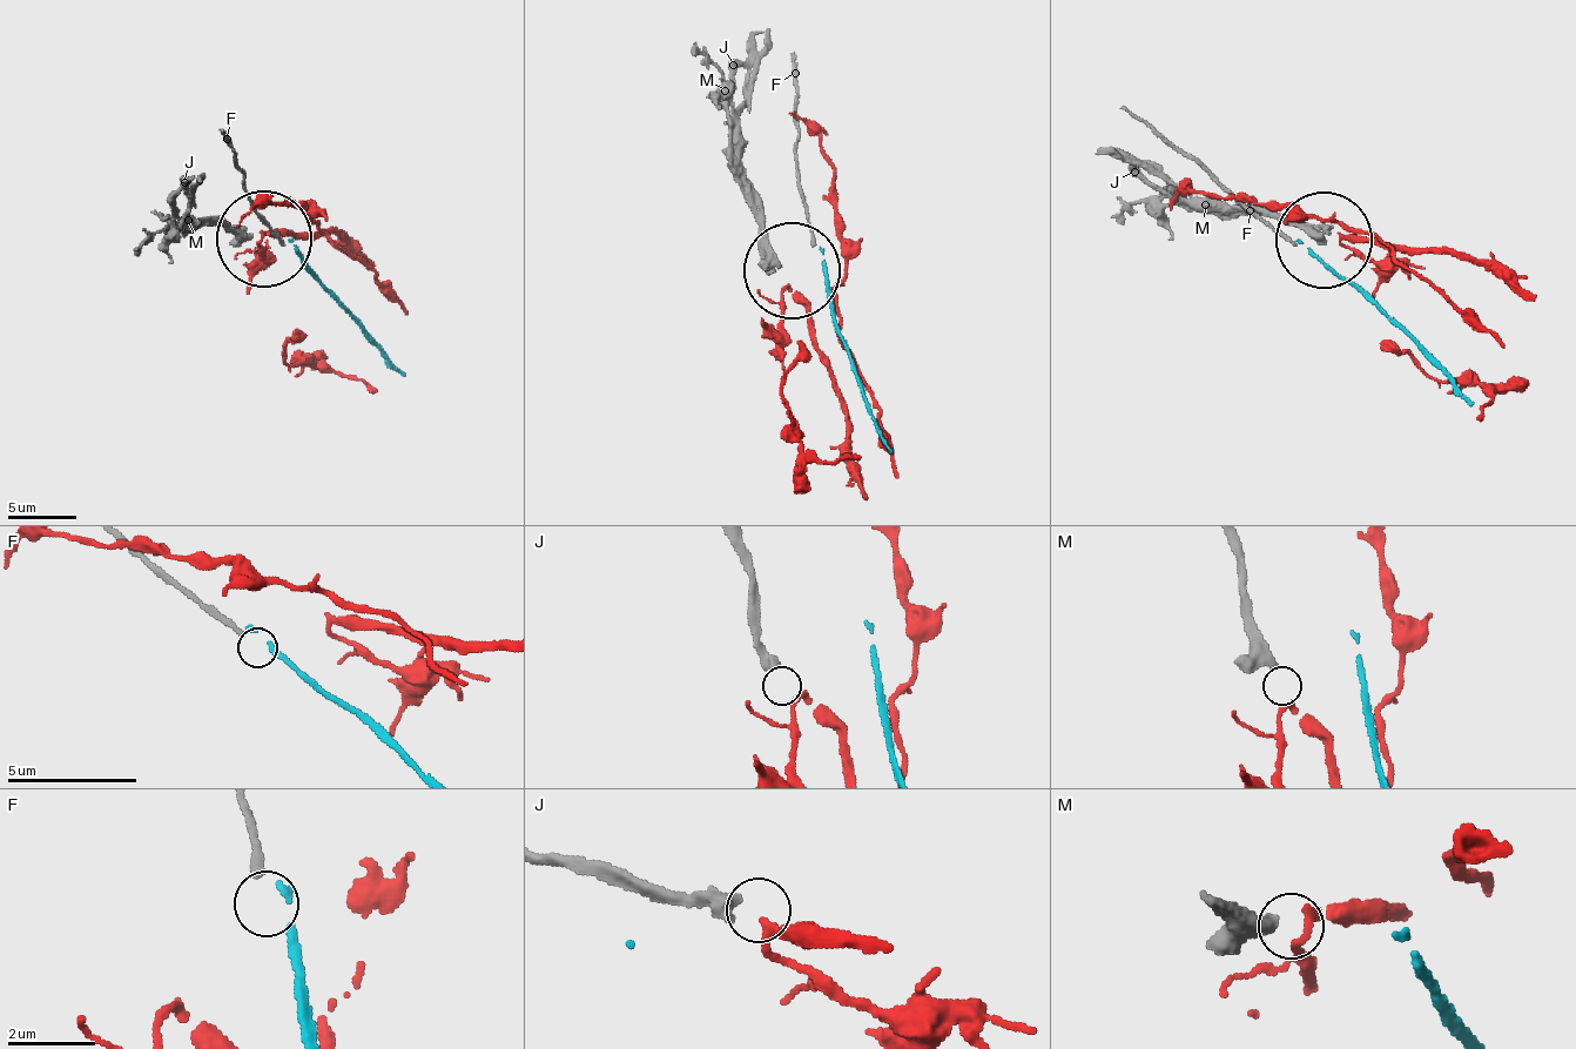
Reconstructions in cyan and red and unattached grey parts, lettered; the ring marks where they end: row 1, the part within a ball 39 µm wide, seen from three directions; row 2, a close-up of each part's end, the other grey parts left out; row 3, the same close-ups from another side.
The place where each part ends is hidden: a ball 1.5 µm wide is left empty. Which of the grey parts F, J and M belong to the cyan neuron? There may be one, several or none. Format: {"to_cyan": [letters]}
{"to_cyan": []}

